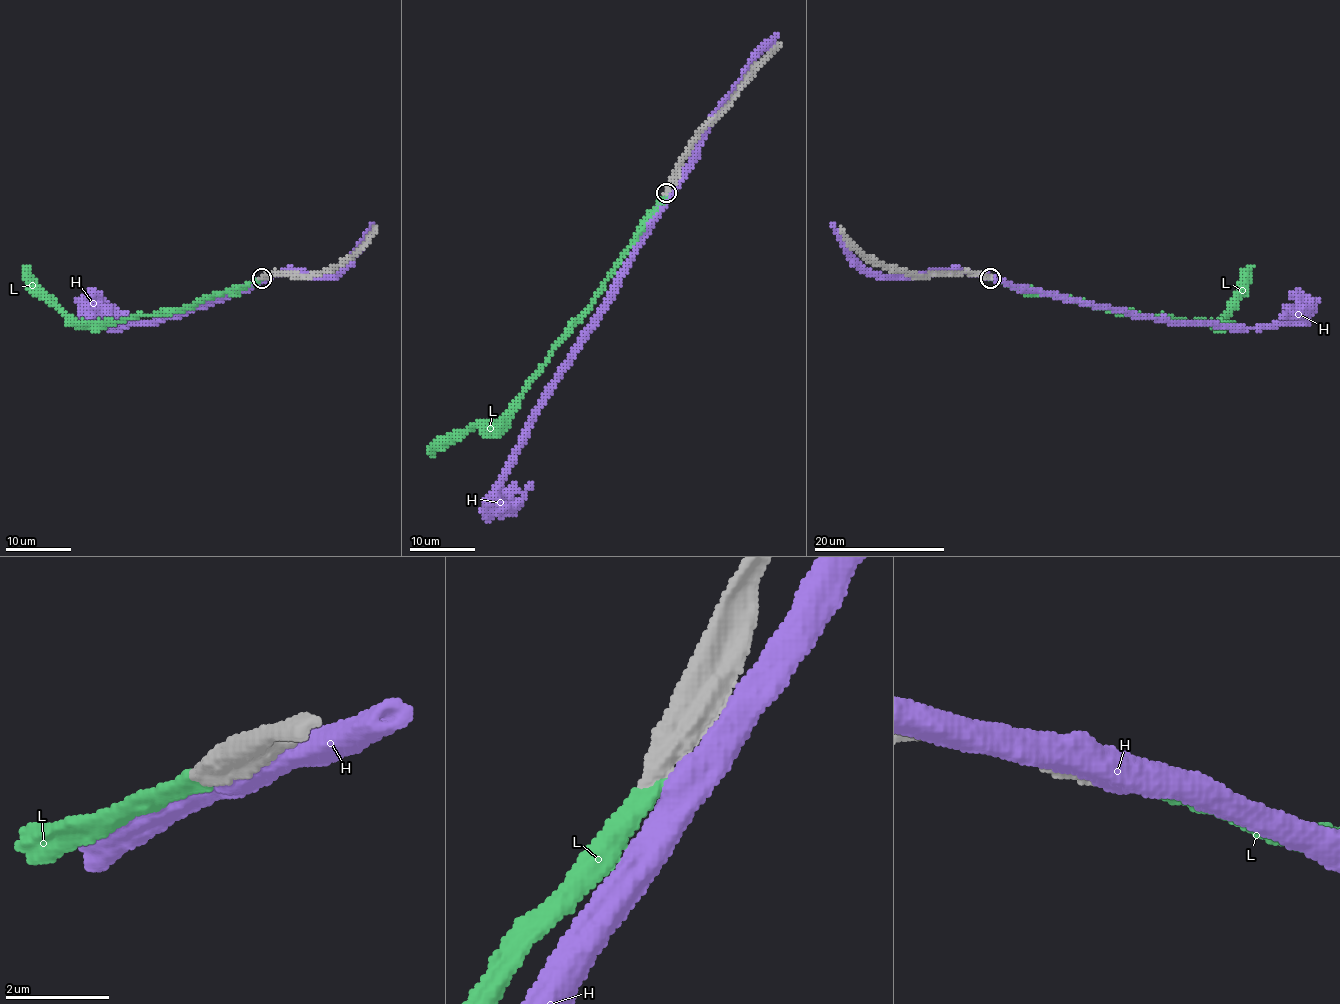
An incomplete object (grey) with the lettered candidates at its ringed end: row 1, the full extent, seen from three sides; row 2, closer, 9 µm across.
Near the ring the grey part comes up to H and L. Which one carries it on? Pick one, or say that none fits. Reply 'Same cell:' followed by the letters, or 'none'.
Same cell: L

